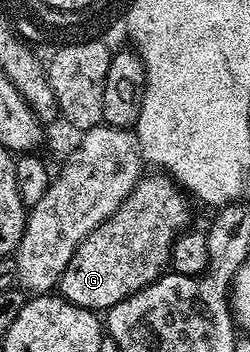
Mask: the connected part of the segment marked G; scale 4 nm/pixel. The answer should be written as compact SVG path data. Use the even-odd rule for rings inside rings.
M121 215L115 221L111 219L111 223L115 223L111 227L105 227L105 222L99 223L79 243L78 249L71 256L71 261L56 286L60 296L66 301L84 309L108 311L112 305L135 295L166 272L169 256L163 249L167 243L165 241L167 233L159 233L163 229L151 229L151 227L147 229L143 227L143 231L139 231L137 227L133 229L129 227L127 229L129 235L125 237L125 219L123 221L121 219L123 219Z

